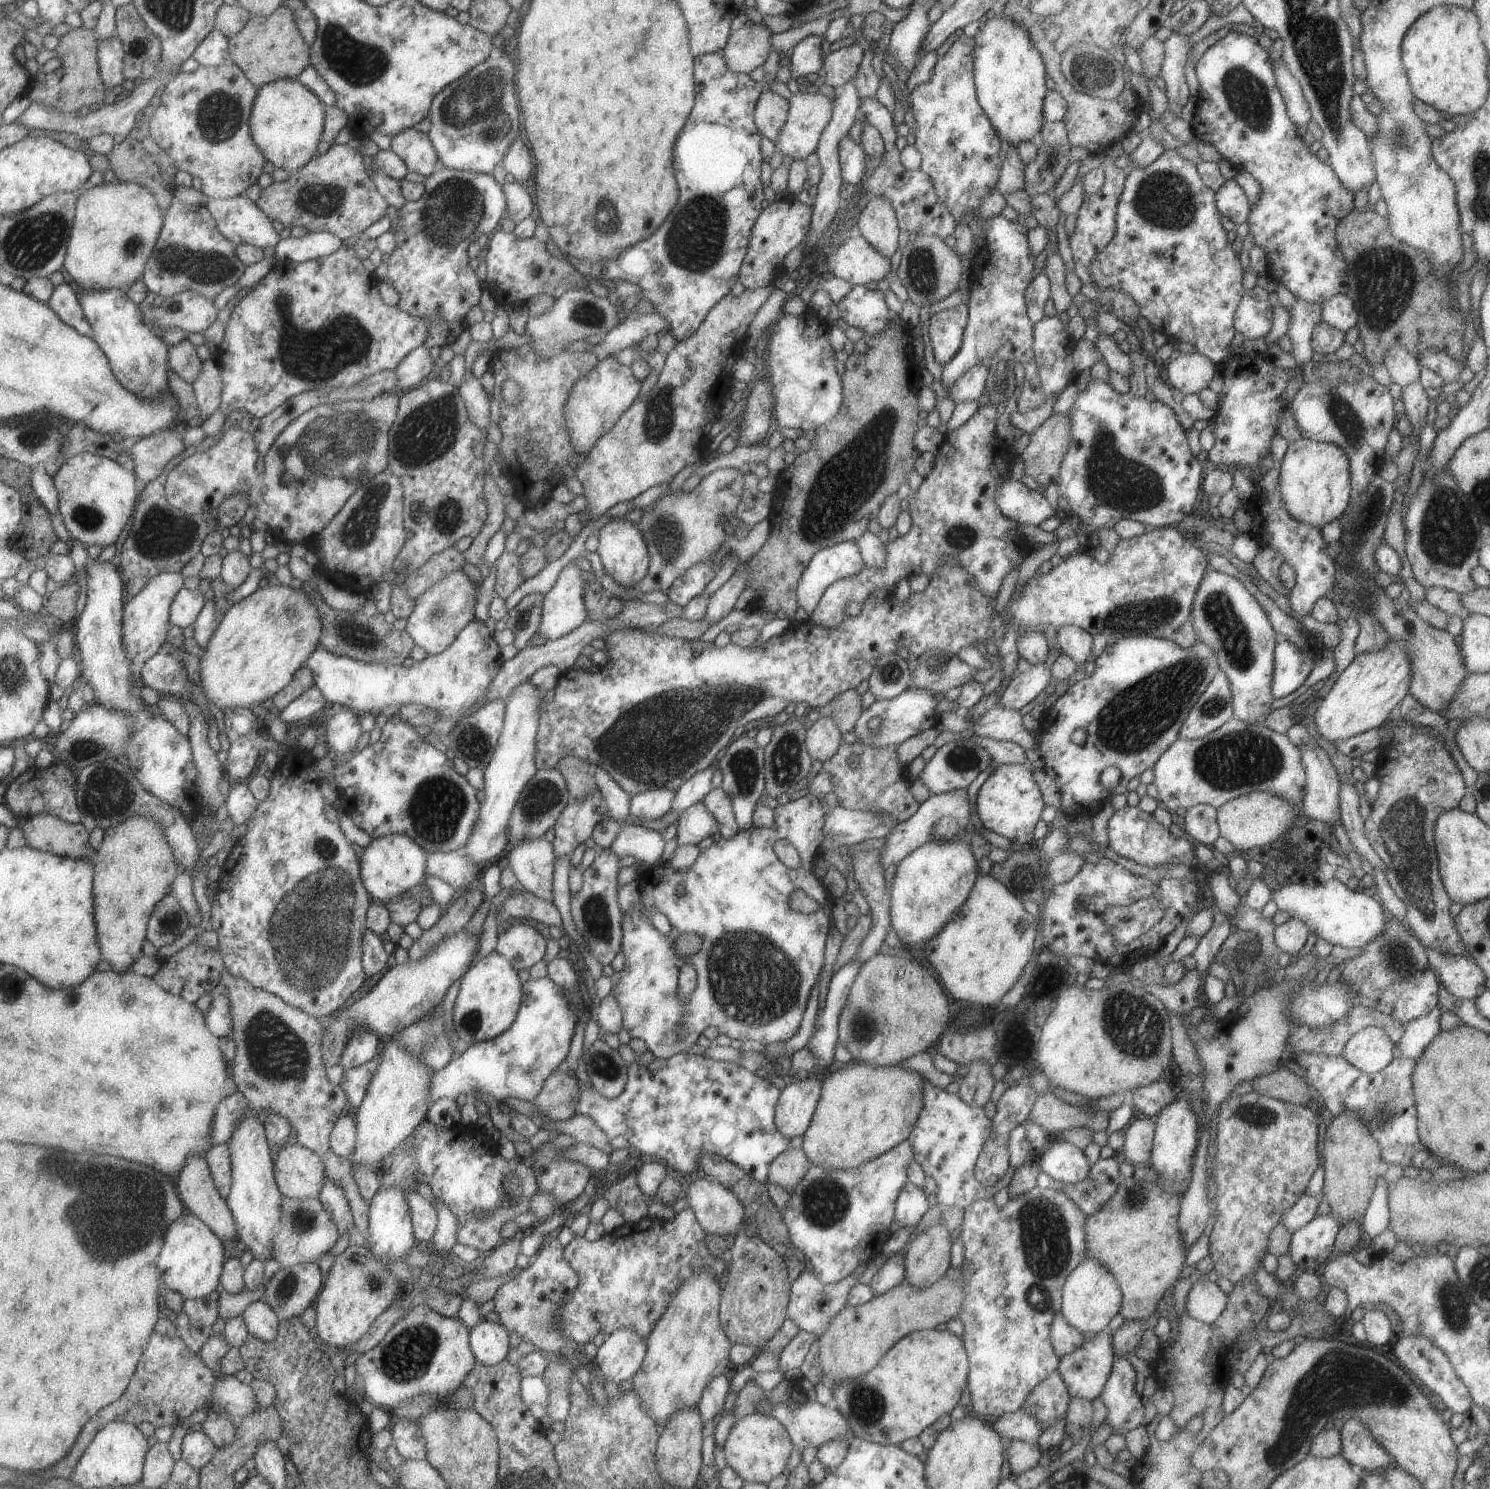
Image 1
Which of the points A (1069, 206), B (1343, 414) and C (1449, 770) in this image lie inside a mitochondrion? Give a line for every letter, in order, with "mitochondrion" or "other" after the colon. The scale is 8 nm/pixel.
A: other
B: mitochondrion
C: other

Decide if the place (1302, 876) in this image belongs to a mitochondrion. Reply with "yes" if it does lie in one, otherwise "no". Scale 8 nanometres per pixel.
no

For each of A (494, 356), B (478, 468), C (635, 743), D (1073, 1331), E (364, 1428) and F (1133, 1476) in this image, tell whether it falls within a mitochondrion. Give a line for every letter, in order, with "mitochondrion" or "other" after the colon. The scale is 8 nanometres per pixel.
A: other
B: other
C: mitochondrion
D: other
E: other
F: other

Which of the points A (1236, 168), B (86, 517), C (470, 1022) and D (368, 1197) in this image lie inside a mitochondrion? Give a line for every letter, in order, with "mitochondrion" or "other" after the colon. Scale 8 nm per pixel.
A: other
B: mitochondrion
C: mitochondrion
D: other

